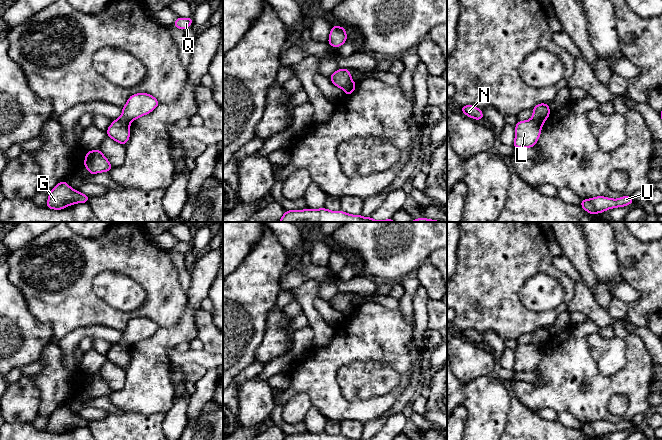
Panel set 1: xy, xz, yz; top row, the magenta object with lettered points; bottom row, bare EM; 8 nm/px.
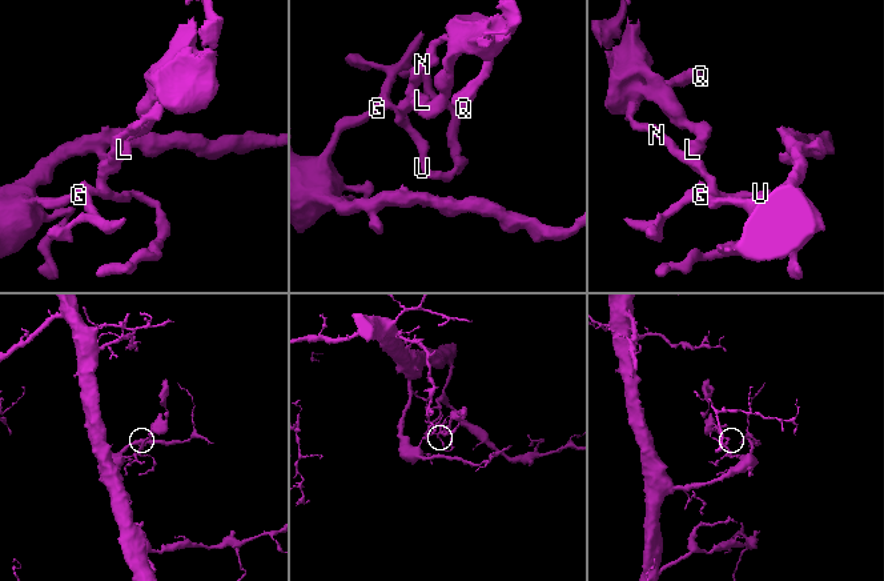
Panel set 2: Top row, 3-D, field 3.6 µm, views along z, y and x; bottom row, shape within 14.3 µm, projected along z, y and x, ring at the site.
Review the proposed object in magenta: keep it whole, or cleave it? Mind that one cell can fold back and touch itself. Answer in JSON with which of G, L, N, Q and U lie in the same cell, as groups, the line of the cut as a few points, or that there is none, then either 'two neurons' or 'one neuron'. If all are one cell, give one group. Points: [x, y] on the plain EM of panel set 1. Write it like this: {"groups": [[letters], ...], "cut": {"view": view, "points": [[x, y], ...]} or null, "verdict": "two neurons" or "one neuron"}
{"groups": [["G", "L", "N", "U"], ["Q"]], "cut": {"view": "xy", "points": [[118, 343], [129, 347]]}, "verdict": "two neurons"}

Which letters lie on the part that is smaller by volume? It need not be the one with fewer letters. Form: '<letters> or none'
Q

